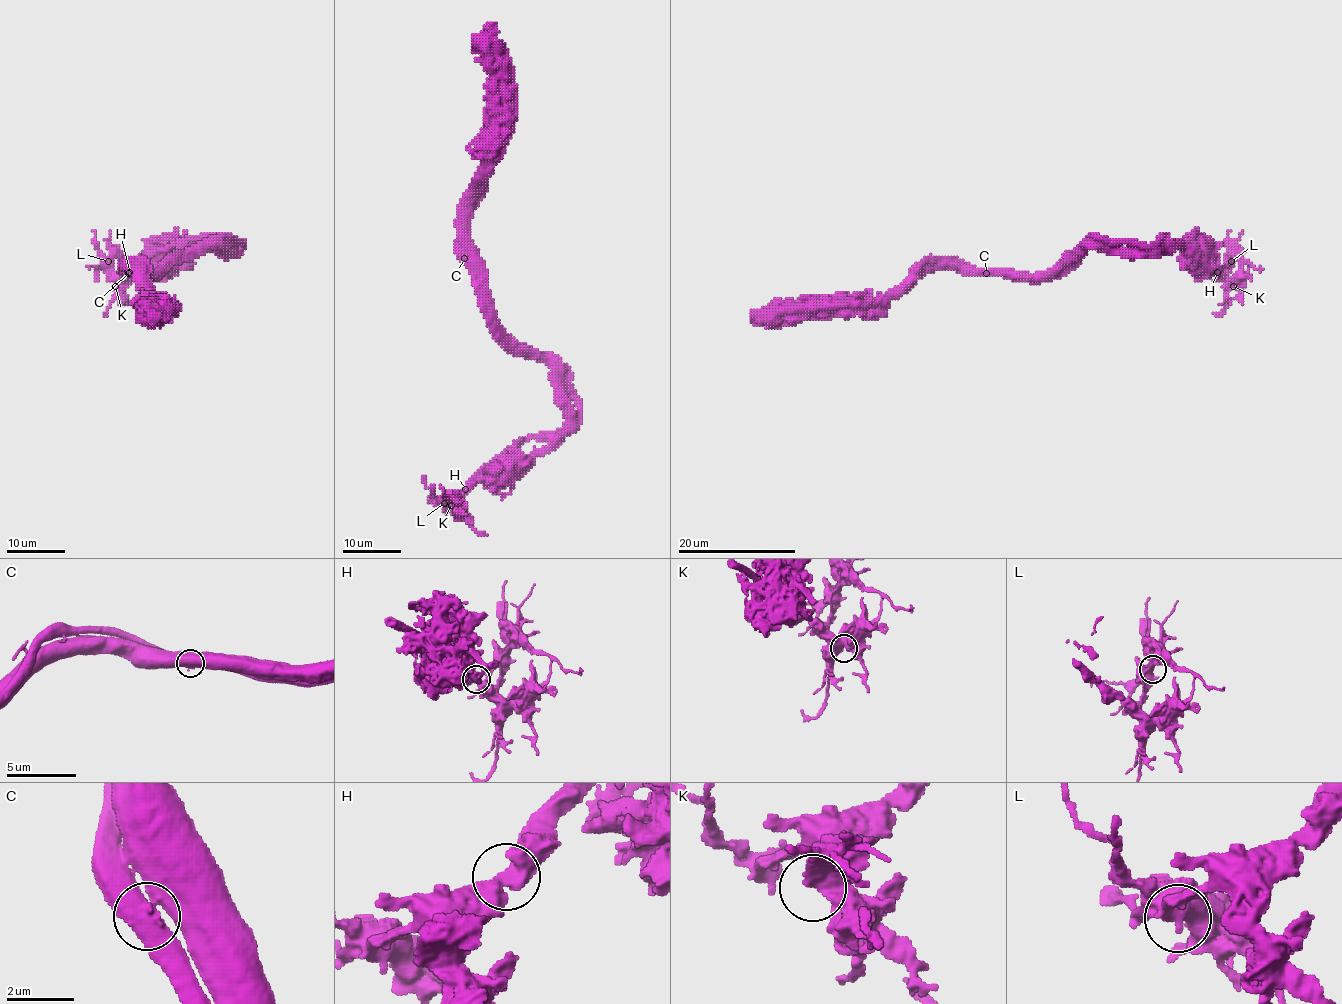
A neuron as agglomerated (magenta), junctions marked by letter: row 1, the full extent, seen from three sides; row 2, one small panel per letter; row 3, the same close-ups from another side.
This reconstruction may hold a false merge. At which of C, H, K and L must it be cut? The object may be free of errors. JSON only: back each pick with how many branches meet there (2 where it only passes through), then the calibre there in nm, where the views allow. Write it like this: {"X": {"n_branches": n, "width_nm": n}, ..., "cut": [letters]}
{"C": {"n_branches": 2, "width_nm": 650}, "cut": ["C"]}

